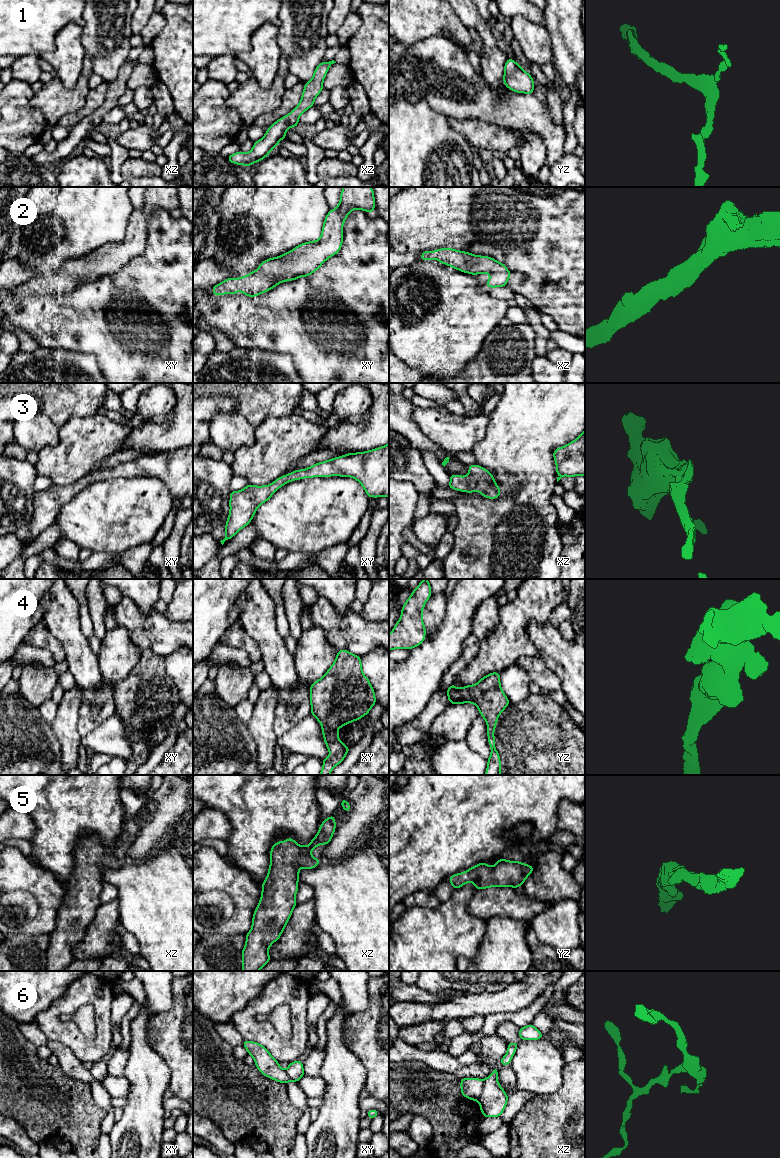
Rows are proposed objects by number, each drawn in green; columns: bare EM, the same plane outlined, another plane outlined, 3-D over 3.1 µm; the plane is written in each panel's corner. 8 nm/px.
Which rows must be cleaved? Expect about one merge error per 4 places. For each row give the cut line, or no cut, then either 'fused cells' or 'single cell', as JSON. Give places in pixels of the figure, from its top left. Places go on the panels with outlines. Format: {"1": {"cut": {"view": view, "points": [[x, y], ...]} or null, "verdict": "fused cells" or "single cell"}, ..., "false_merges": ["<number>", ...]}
{"1": {"cut": null, "verdict": "single cell"}, "2": {"cut": null, "verdict": "single cell"}, "3": {"cut": null, "verdict": "single cell"}, "4": {"cut": null, "verdict": "single cell"}, "5": {"cut": null, "verdict": "single cell"}, "6": {"cut": {"view": "xz", "points": [[484, 1080], [482, 1092], [477, 1100]]}, "verdict": "fused cells"}, "false_merges": ["6"]}

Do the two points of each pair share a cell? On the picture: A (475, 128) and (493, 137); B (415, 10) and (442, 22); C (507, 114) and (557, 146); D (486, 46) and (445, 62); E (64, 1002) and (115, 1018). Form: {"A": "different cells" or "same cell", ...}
{"A": "same cell", "B": "same cell", "C": "same cell", "D": "different cells", "E": "different cells"}

